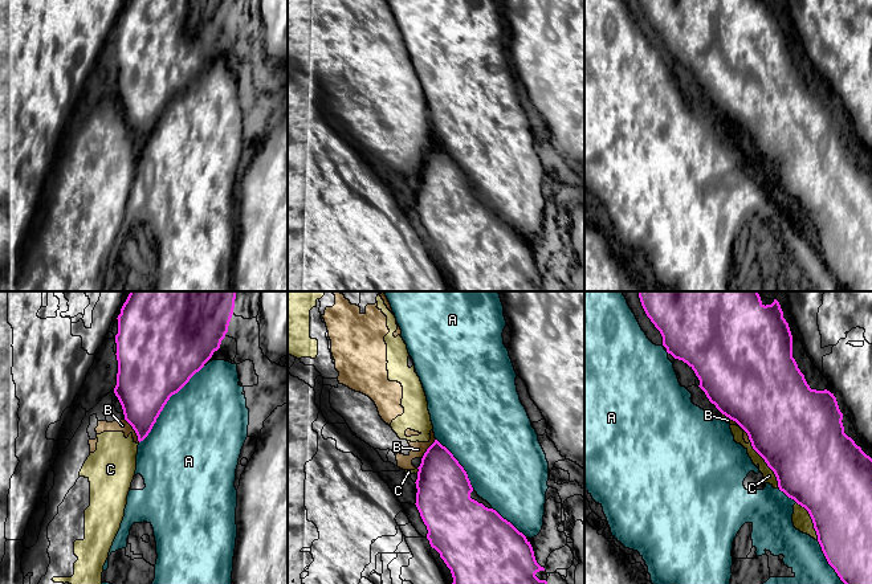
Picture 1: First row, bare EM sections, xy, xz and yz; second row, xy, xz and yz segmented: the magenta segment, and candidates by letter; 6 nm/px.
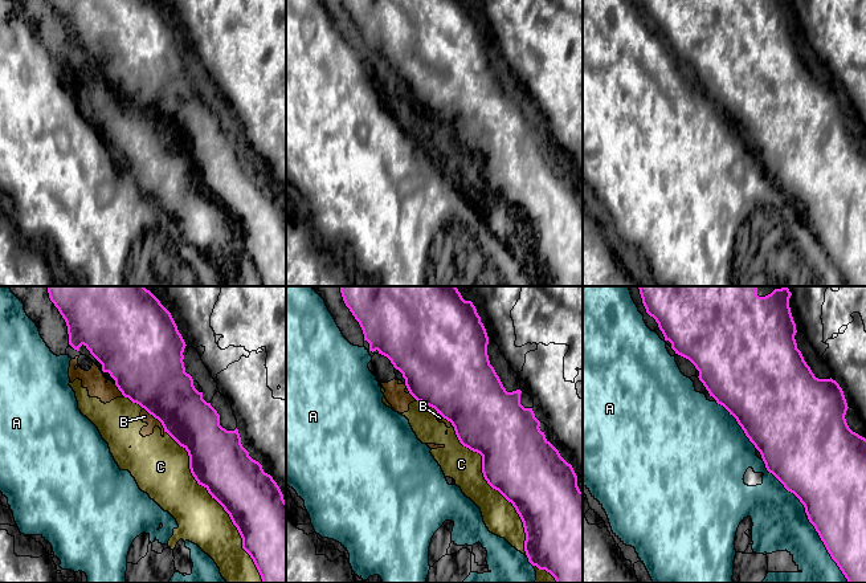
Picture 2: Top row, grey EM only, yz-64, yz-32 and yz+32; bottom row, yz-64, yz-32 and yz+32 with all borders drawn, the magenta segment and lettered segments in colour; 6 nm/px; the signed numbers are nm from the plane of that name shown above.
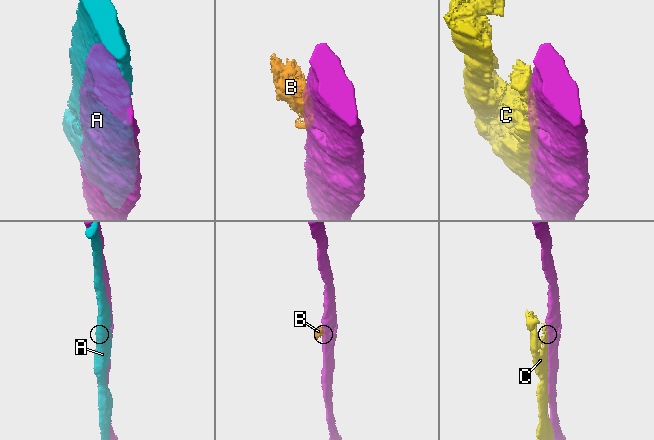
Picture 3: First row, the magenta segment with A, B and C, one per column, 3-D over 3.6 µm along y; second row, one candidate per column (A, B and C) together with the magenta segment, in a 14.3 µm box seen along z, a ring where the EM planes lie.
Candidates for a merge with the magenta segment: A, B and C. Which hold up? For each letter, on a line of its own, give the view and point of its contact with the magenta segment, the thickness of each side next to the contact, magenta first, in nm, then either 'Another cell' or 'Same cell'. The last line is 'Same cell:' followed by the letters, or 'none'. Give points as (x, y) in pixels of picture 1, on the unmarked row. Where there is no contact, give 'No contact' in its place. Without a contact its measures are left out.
A: Touches magenta at xy (166, 106). Thickness 440 nm (magenta) against 500 nm. Another cell
B: Touches magenta at yz (741, 130). Thickness 500 nm (magenta) against 40 nm. Another cell
C: Touches magenta at yz (767, 168). Thickness 500 nm (magenta) against 70 nm. Another cell
Same cell: none

